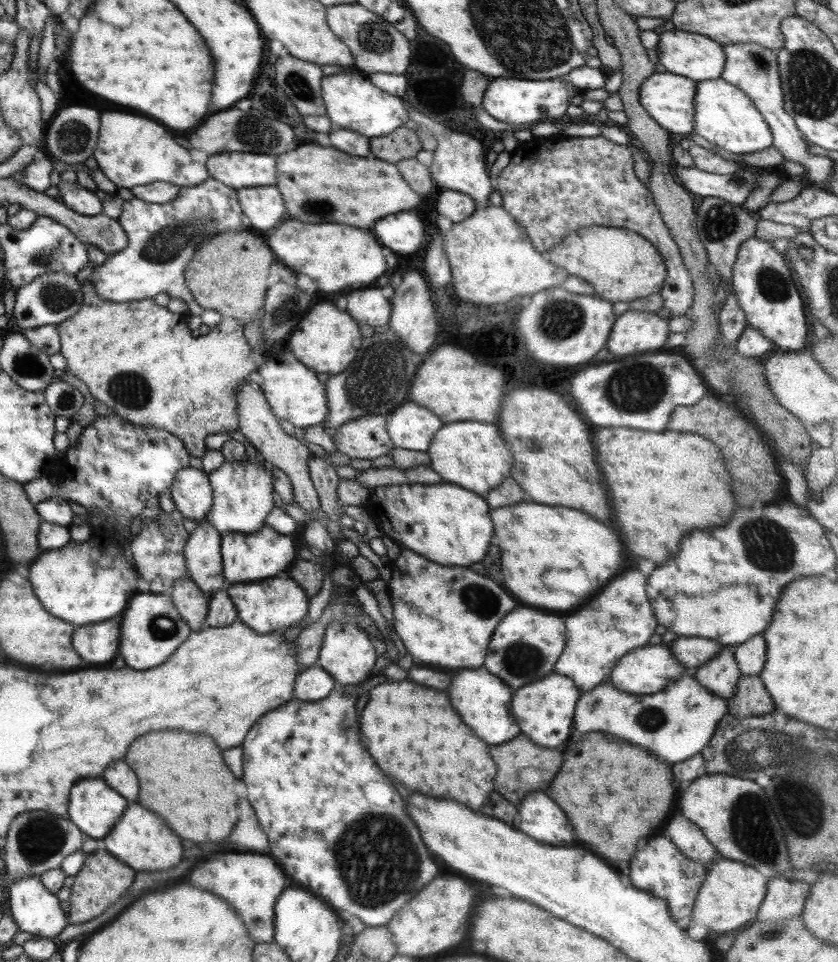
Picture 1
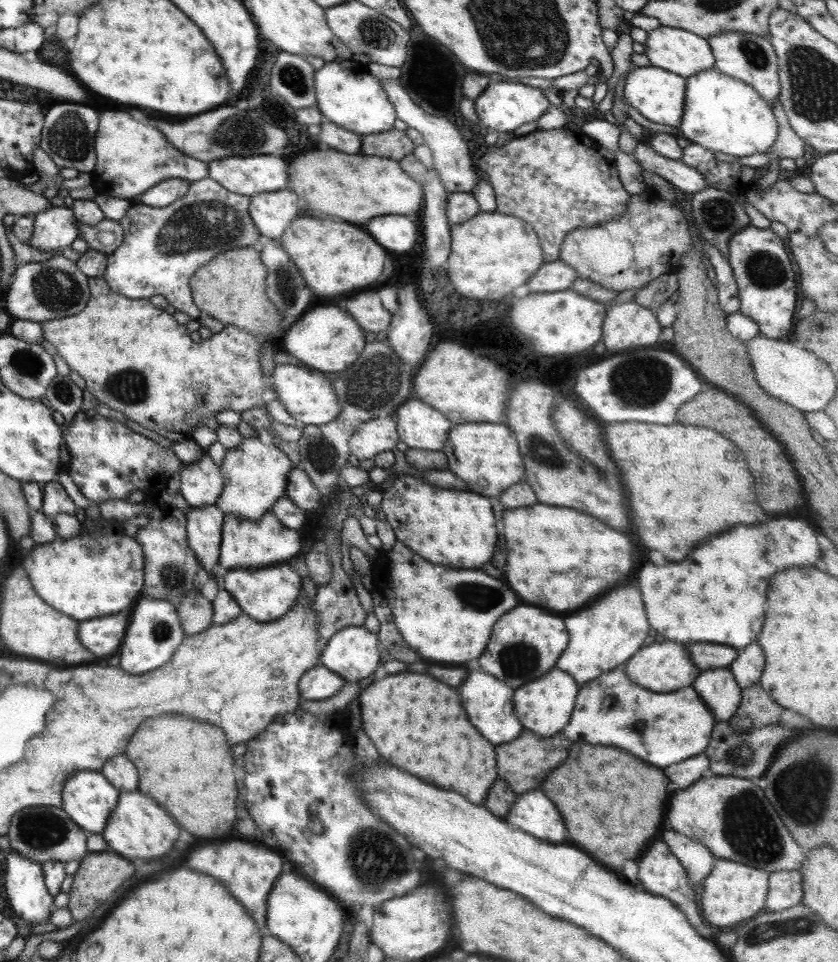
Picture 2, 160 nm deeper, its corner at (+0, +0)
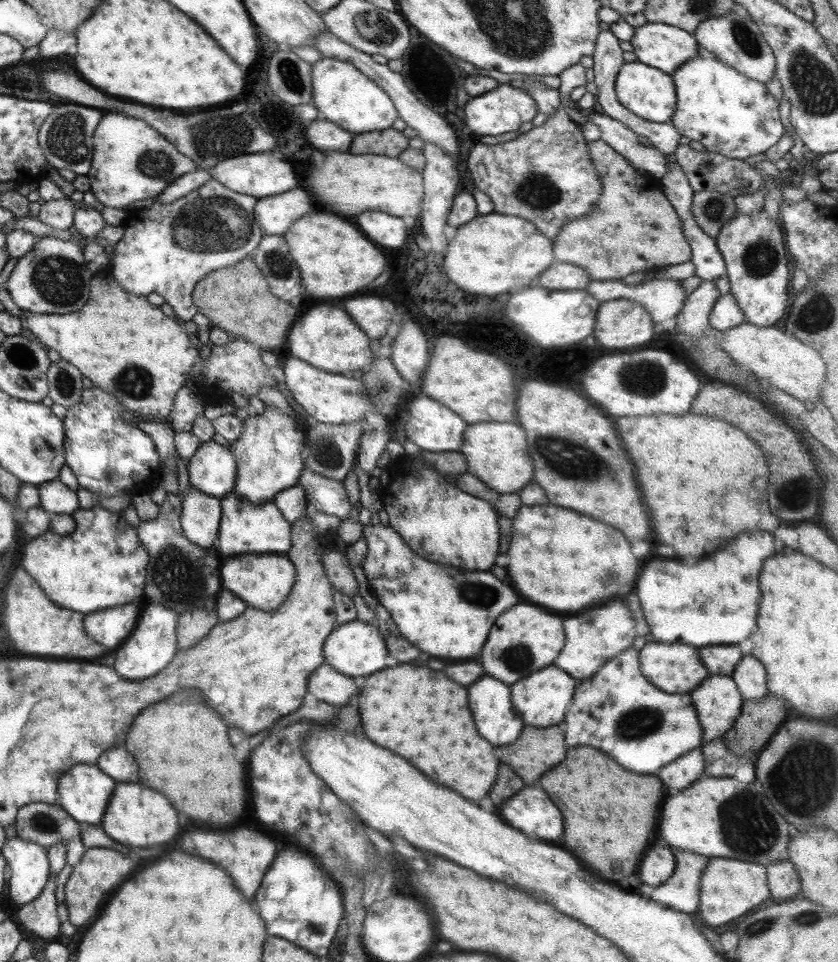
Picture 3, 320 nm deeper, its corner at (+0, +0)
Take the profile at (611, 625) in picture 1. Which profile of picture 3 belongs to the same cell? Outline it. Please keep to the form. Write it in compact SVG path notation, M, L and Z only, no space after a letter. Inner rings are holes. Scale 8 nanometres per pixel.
M624 600L611 602L603 608L595 608L573 618L565 618L562 626L565 630L563 648L555 657L553 664L577 682L589 679L605 661L629 648L637 637Z

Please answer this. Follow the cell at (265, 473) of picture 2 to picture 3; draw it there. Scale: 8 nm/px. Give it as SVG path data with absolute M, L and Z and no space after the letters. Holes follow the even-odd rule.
M262 404L262 409L256 415L247 417L242 421L241 434L229 442L229 448L236 460L236 479L233 487L233 494L243 502L249 504L267 504L272 502L274 494L280 490L298 484L304 464L304 458L301 457L301 447L305 446L305 428L303 424L307 422L301 415L296 415L298 421L290 415L281 413L280 410L273 406Z

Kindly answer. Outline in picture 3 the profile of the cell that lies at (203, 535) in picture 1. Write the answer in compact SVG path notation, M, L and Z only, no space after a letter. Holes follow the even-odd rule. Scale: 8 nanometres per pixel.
M187 485L180 508L180 527L185 538L195 546L212 548L219 530L220 499Z

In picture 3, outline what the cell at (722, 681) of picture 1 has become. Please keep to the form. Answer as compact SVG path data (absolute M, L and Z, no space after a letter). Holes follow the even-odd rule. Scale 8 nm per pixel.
M708 674L707 678L701 682L701 686L692 690L689 695L702 730L700 747L722 738L740 715L743 704L742 696L730 676L709 676Z

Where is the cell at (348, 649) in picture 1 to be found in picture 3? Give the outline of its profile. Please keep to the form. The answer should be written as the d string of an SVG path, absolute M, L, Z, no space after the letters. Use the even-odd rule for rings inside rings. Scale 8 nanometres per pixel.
M358 619L337 624L323 641L324 662L345 676L367 676L385 668L385 642L379 634L378 628Z

